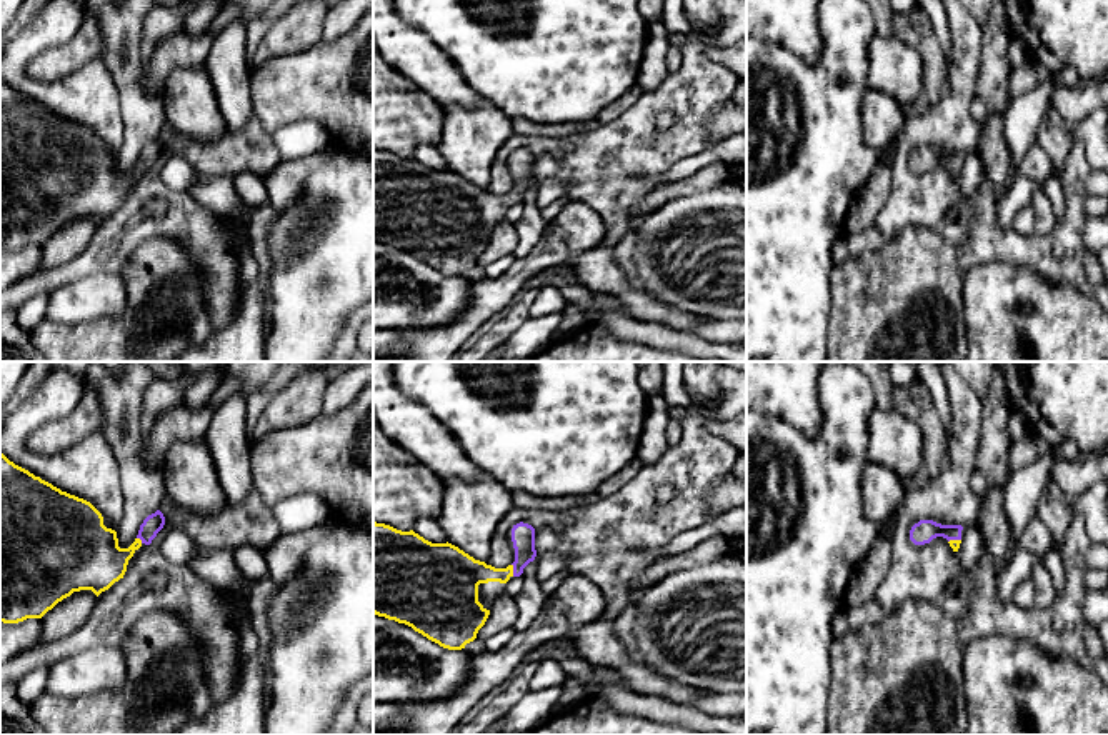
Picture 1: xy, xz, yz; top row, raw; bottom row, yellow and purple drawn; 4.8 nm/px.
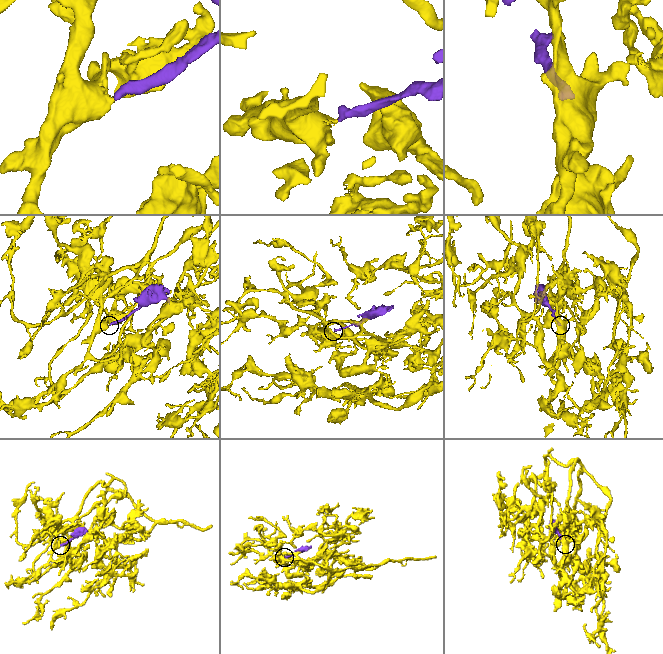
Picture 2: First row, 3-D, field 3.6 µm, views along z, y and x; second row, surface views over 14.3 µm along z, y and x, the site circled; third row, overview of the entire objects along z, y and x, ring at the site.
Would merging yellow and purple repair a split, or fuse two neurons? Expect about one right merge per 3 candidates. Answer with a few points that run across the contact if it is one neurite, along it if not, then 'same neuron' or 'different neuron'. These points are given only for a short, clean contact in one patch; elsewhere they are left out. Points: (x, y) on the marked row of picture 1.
line xz (460, 574), (512, 570), (522, 559), (522, 534); same neuron

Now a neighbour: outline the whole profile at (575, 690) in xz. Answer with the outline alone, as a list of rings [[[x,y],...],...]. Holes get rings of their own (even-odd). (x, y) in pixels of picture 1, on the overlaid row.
[[[568,677],[563,683],[563,692],[556,702],[563,712],[576,707],[588,697],[588,687],[576,677]]]

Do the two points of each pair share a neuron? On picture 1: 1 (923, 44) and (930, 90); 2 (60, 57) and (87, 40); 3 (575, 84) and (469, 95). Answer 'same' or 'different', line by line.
1: same
2: same
3: different

